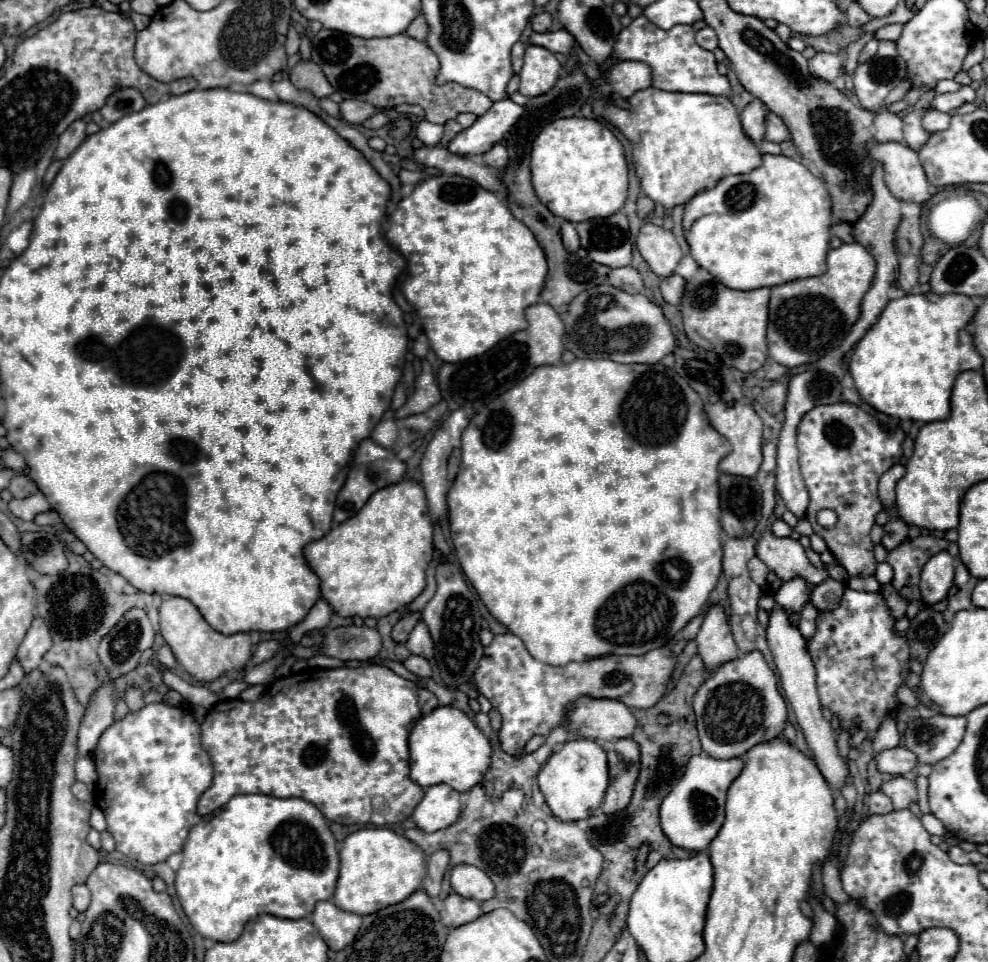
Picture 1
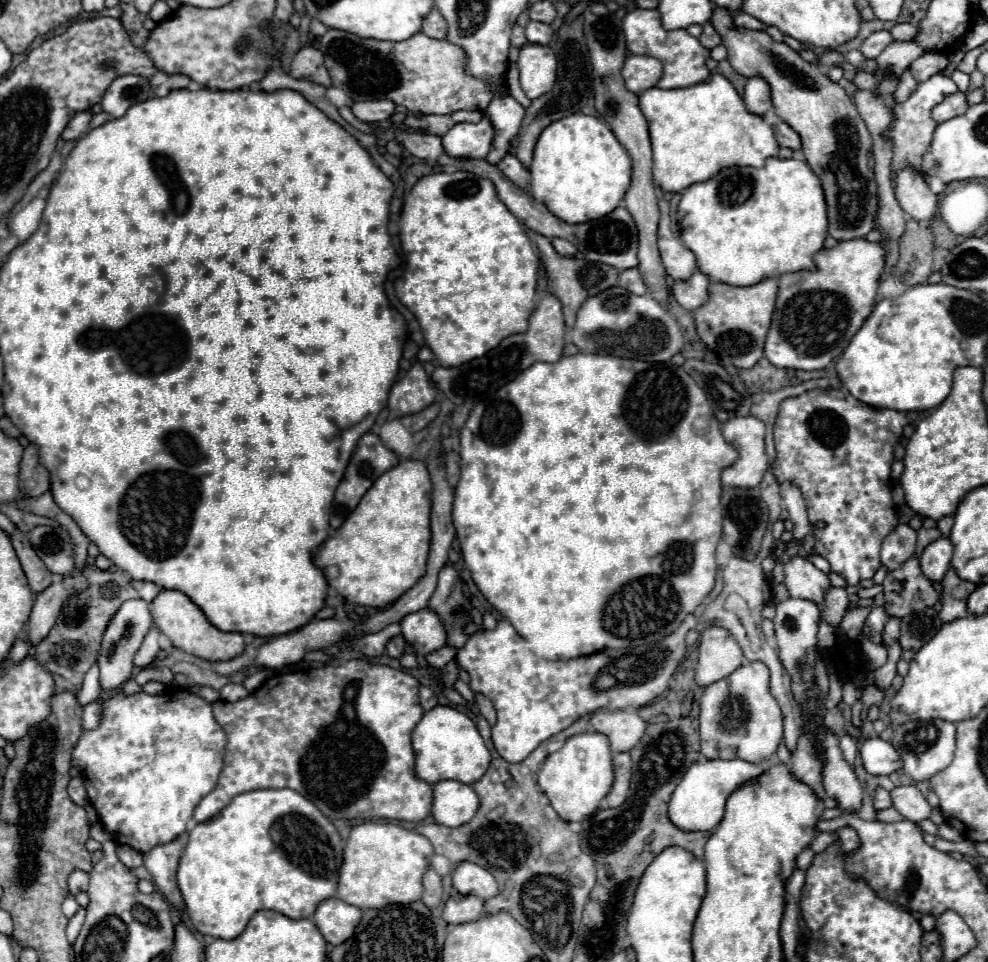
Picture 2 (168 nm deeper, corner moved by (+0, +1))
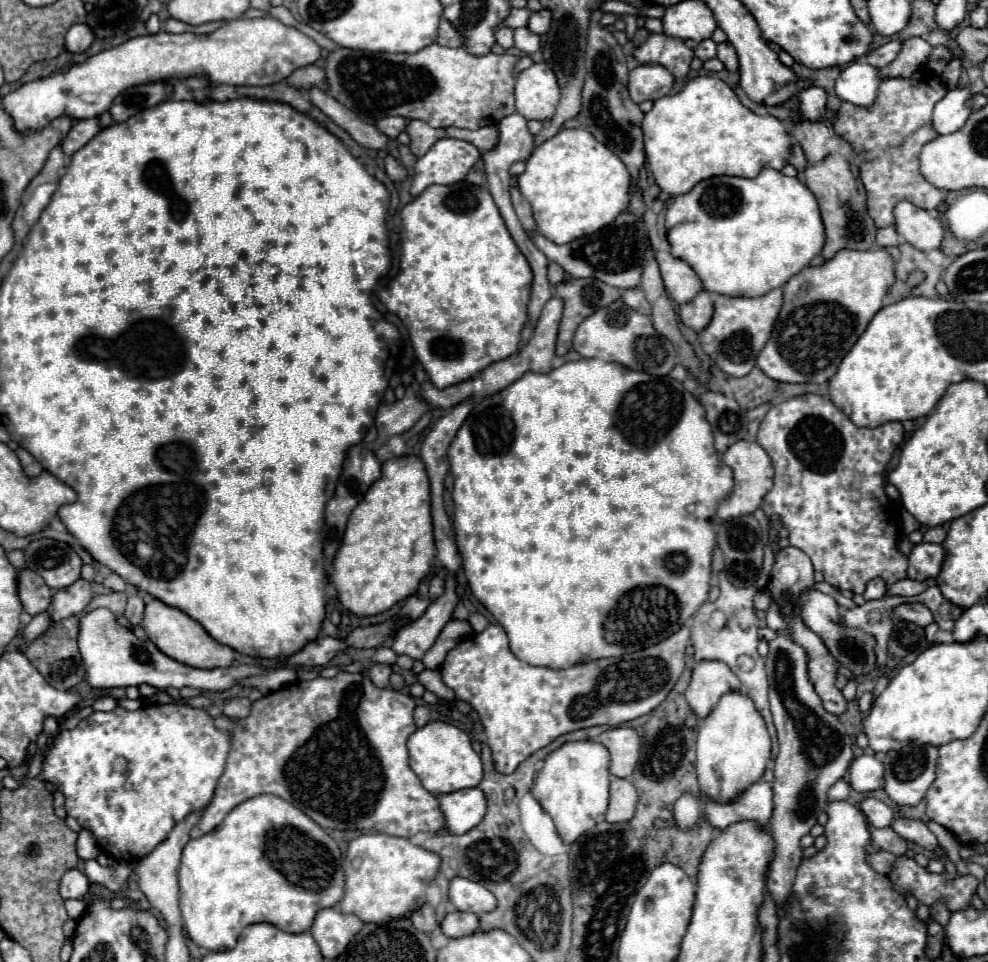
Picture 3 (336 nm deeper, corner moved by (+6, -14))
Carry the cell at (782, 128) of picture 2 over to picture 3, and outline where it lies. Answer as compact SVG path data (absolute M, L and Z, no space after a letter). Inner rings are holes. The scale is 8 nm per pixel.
M794 145L792 147L792 153L790 153L788 163L794 165L798 171L804 171L806 169L806 157L804 157L804 151L800 149L800 145Z

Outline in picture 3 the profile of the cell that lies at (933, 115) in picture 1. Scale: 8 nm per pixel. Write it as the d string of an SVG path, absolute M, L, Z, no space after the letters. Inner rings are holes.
M966 87L960 89L950 89L942 101L936 103L934 115L932 115L932 125L940 135L954 133L958 131L966 119L972 113L972 95ZM970 101L970 105L968 105Z

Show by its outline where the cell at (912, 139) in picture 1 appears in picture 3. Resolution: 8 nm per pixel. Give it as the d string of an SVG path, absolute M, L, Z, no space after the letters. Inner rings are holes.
M930 69L916 71L910 79L886 79L880 83L878 99L870 107L842 103L834 129L850 141L860 157L860 175L868 193L868 211L878 227L894 223L894 205L900 199L926 211L942 203L944 191L930 185L920 173L920 151L938 133L932 127L932 109L946 95L946 87Z

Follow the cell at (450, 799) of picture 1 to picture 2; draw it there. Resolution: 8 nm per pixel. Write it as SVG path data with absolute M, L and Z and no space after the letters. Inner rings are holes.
M442 780L434 786L432 816L444 826L462 826L472 820L480 806L480 798L470 784L458 780Z

